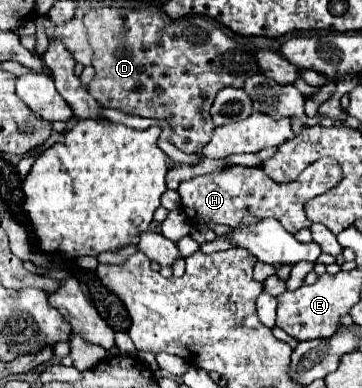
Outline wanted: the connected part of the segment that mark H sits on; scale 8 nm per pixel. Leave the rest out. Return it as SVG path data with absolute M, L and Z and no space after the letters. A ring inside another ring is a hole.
M322 157L310 167L306 167L306 171L300 173L298 179L288 185L272 181L260 167L232 165L222 171L214 171L210 175L198 175L182 181L178 187L178 193L180 193L182 211L194 223L204 223L208 227L226 225L236 229L244 223L246 213L250 213L256 219L272 217L280 221L288 233L296 233L312 225L312 221L308 221L304 213L306 201L316 195L328 193L332 187L336 187L336 183L340 183L340 179L342 179L340 163L336 163L336 159L332 157Z

